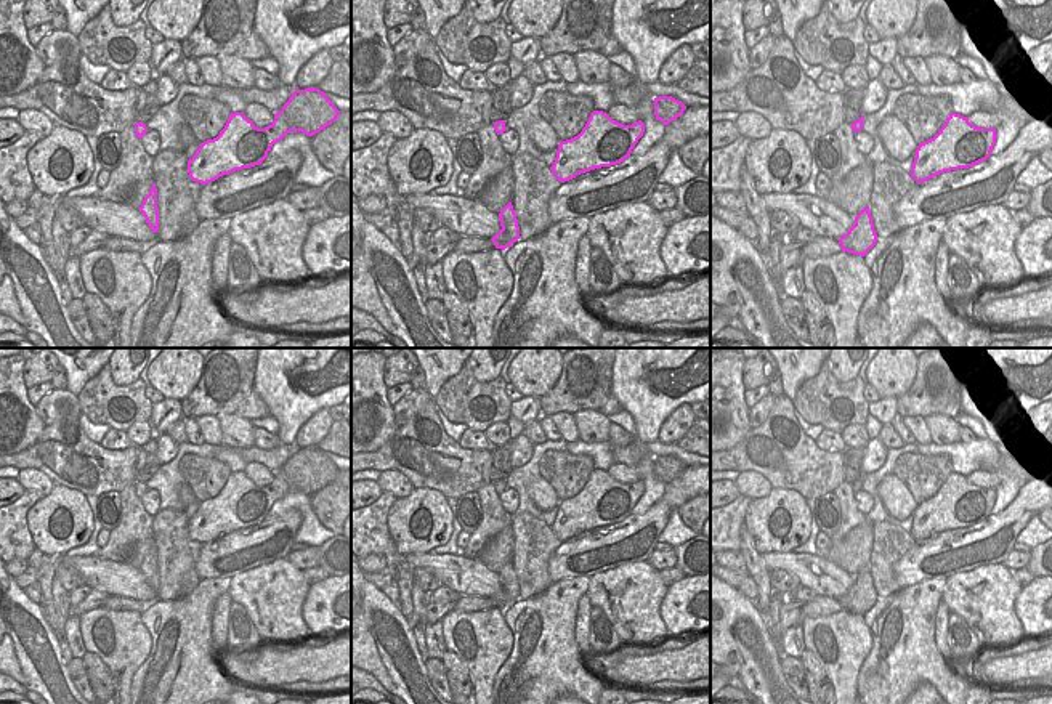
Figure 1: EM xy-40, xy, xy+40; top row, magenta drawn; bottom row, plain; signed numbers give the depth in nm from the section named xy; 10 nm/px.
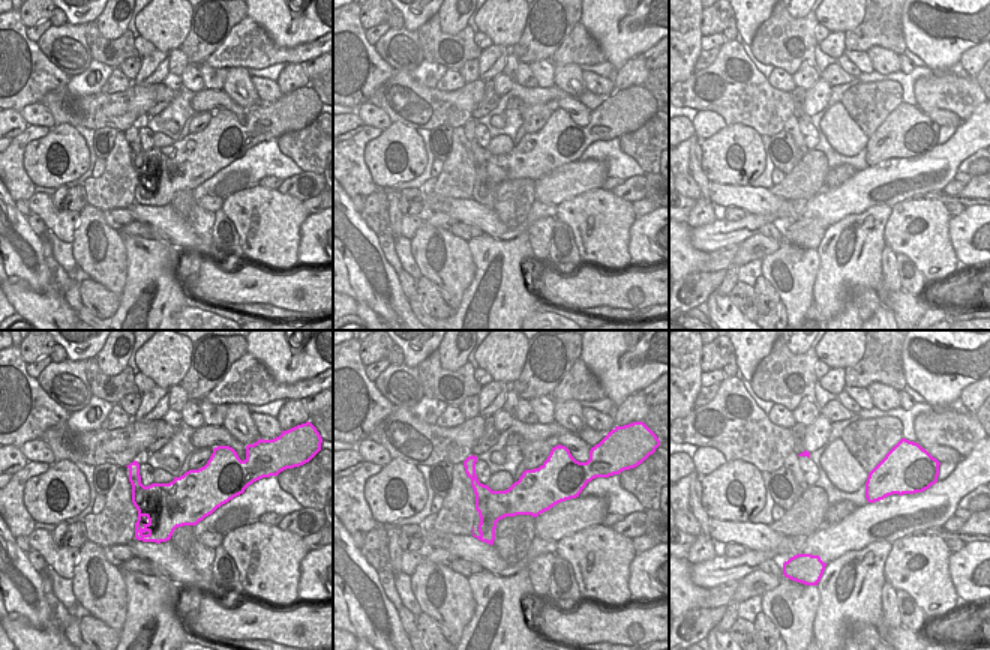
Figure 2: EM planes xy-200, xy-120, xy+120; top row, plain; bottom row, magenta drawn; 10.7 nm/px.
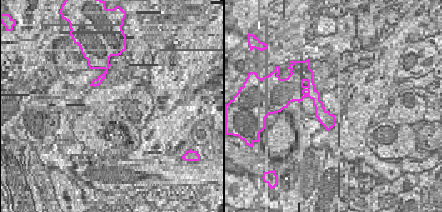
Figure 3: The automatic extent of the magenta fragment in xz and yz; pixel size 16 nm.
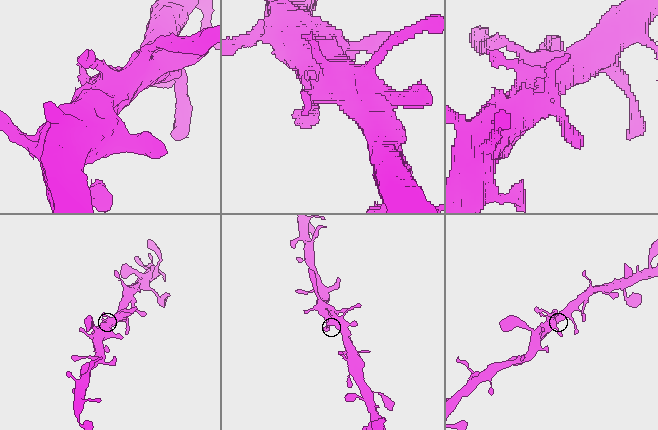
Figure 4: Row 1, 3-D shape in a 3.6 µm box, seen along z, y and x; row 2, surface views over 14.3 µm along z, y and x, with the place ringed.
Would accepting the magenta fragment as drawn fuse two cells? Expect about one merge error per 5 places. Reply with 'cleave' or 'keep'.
keep

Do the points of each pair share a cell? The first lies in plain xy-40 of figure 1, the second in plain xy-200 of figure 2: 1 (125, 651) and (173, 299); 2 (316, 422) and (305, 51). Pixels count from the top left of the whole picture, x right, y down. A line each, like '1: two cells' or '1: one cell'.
1: two cells
2: two cells

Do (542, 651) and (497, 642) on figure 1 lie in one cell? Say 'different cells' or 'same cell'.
different cells

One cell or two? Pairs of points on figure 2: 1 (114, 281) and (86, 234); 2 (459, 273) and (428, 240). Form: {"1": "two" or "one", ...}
{"1": "one", "2": "one"}

